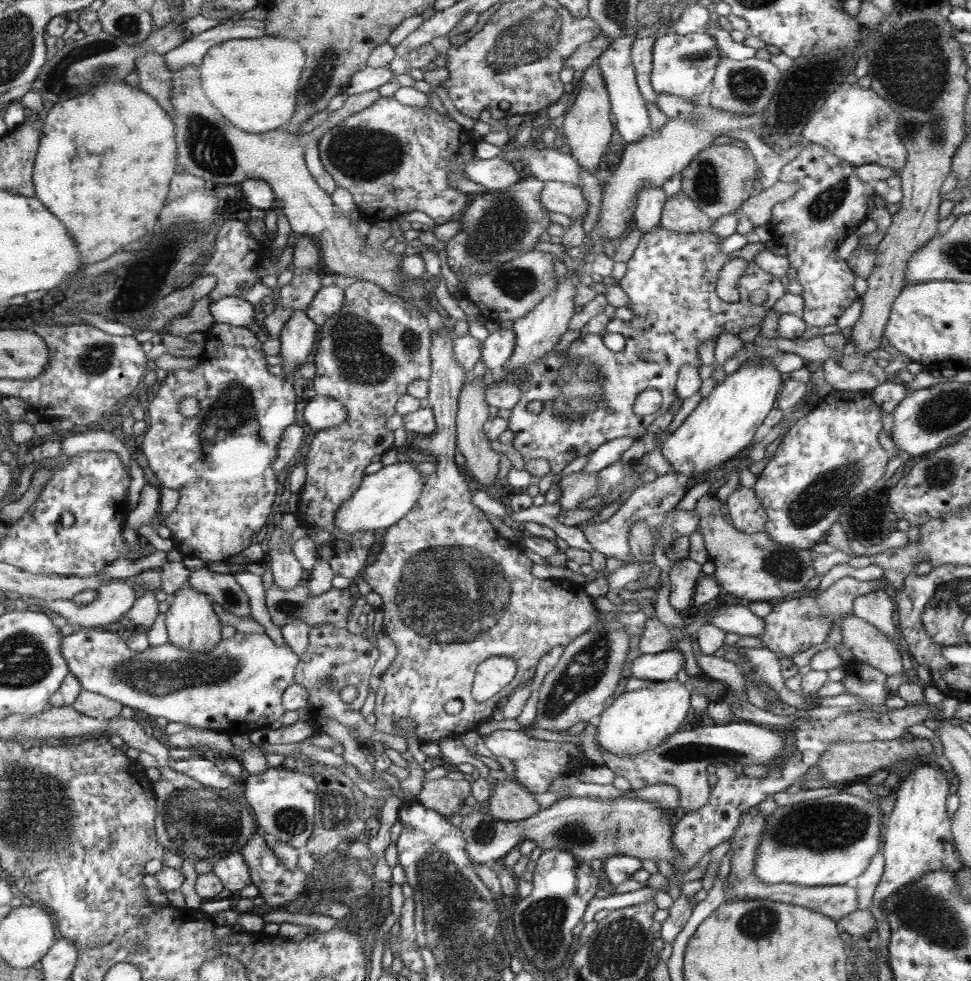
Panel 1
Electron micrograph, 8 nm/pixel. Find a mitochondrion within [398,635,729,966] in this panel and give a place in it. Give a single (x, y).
(577, 832)

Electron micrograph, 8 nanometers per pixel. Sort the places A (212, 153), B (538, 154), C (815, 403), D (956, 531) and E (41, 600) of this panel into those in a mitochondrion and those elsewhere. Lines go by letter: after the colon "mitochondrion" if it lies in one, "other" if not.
A: mitochondrion
B: other
C: other
D: other
E: other

